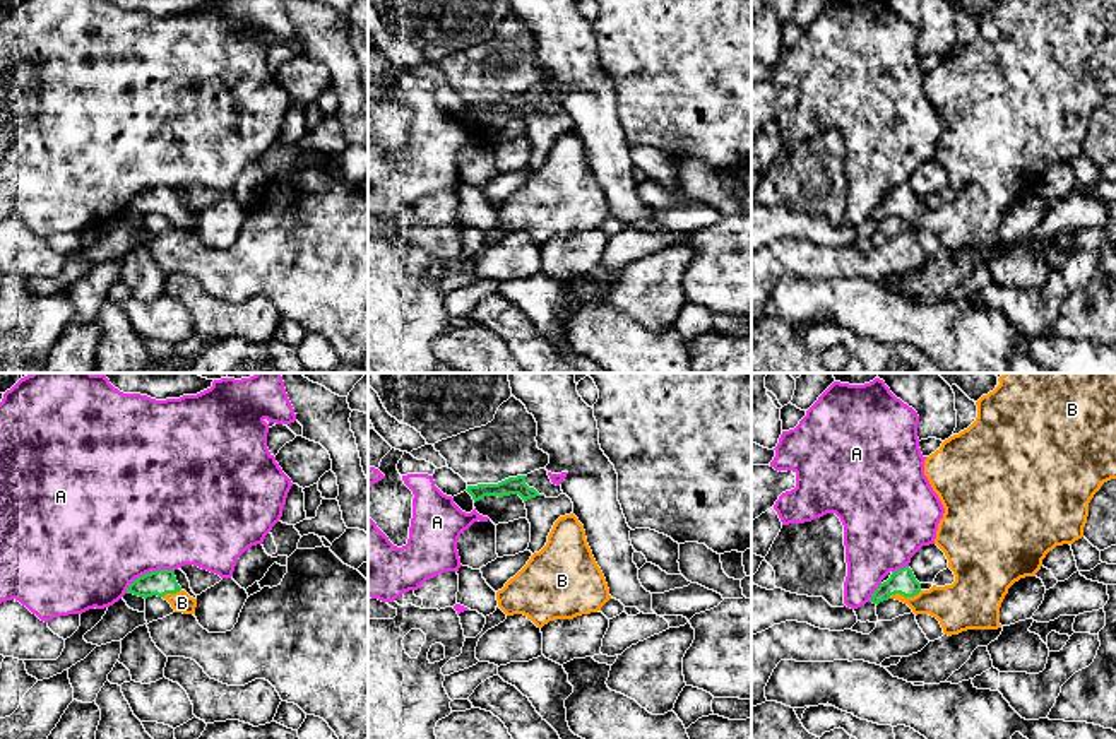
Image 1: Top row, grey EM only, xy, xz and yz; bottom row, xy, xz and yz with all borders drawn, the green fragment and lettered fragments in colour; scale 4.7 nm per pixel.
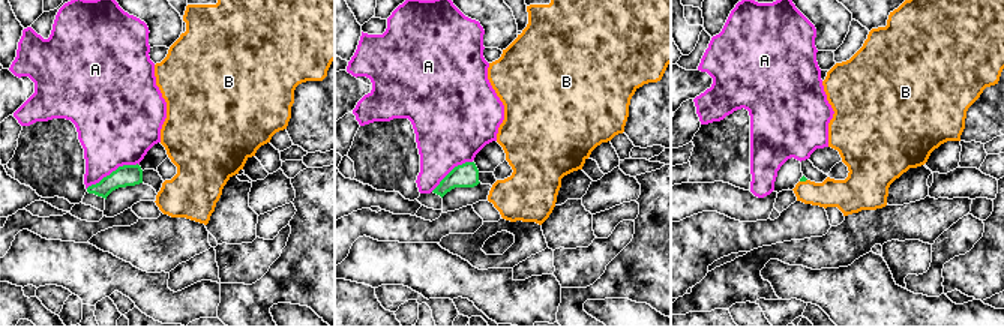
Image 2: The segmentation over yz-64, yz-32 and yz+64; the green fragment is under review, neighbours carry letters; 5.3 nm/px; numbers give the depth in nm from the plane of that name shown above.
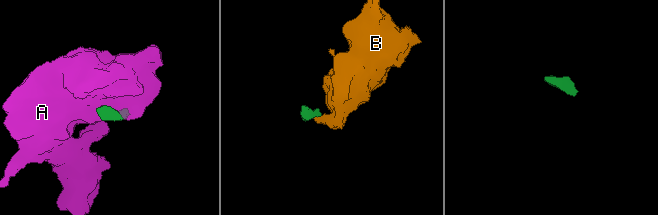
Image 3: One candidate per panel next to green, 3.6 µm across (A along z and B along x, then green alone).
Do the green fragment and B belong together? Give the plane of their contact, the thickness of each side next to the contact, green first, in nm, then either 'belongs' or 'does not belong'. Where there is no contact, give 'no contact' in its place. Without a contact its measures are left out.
meets green in yz; 120 nm thick on the green side, 220 nm on the other; belongs

